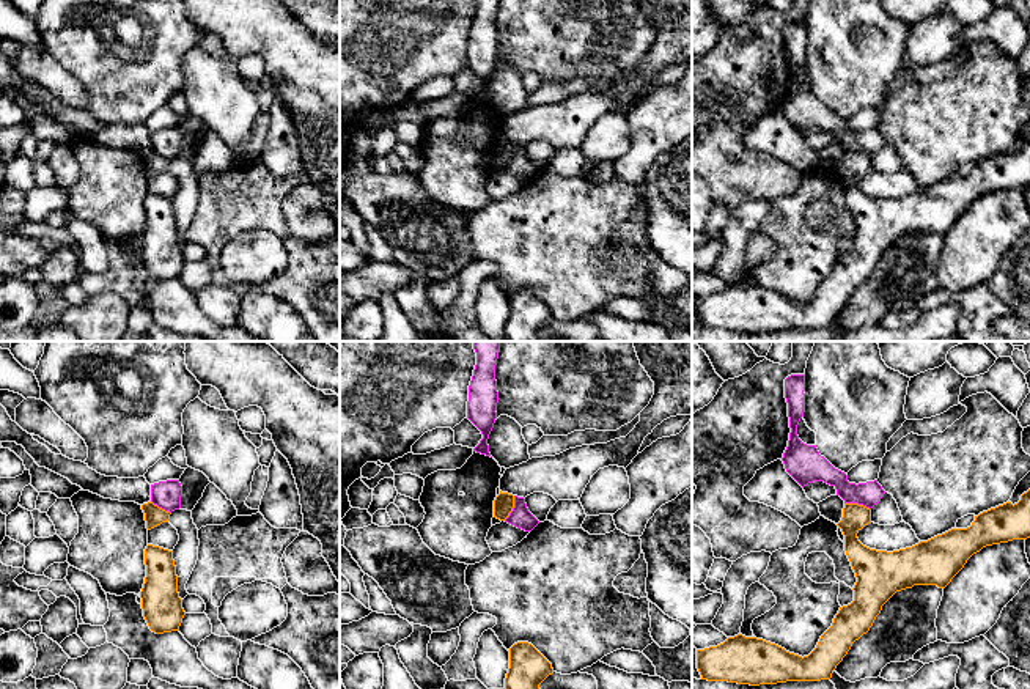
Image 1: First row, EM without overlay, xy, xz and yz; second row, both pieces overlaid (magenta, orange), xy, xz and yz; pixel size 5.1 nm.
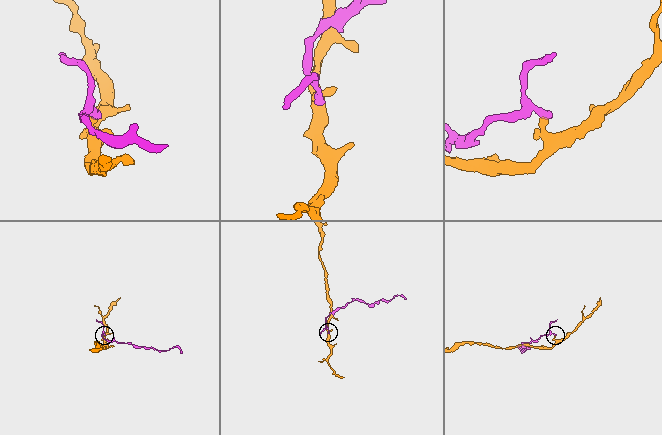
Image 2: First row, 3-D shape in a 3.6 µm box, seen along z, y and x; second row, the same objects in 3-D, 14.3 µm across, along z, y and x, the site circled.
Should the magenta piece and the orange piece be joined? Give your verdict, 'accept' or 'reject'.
reject

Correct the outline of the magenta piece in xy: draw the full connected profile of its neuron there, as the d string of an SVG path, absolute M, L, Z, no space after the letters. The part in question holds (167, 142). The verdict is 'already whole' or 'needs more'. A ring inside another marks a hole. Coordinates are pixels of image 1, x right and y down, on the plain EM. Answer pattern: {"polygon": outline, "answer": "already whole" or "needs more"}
{"polygon": "M167 127L151 132L151 149L165 159L181 156L182 134L179 127Z", "answer": "already whole"}

